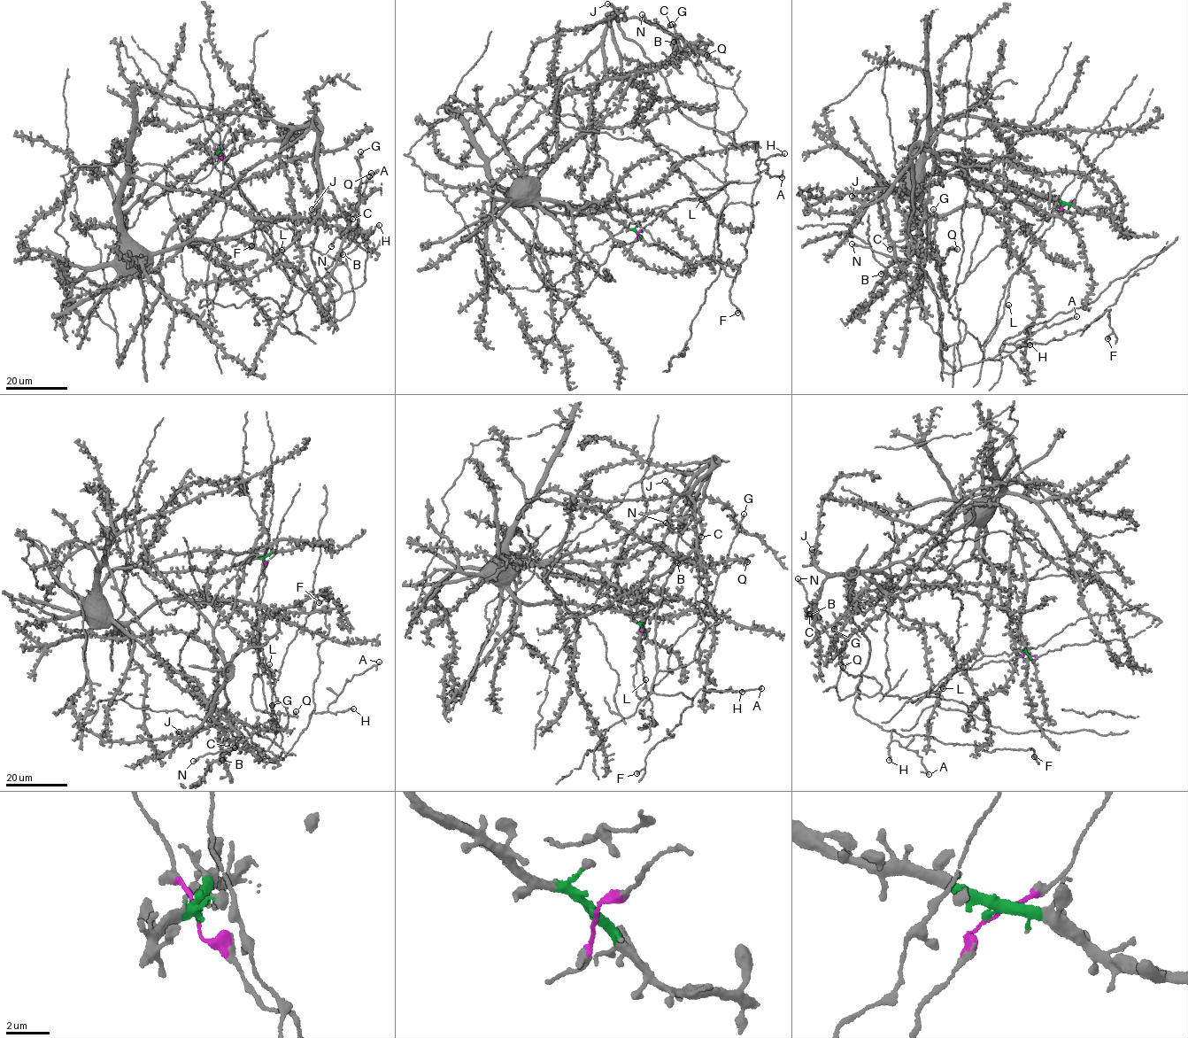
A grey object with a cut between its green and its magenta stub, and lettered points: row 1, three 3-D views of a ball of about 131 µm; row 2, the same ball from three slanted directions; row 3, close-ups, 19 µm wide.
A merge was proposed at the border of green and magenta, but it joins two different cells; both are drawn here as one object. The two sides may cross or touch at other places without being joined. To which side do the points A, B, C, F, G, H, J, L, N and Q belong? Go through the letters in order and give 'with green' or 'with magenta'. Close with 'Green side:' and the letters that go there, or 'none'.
A: with magenta
B: with magenta
C: with magenta
F: with magenta
G: with magenta
H: with magenta
J: with magenta
L: with magenta
N: with magenta
Q: with magenta
Green side: none

